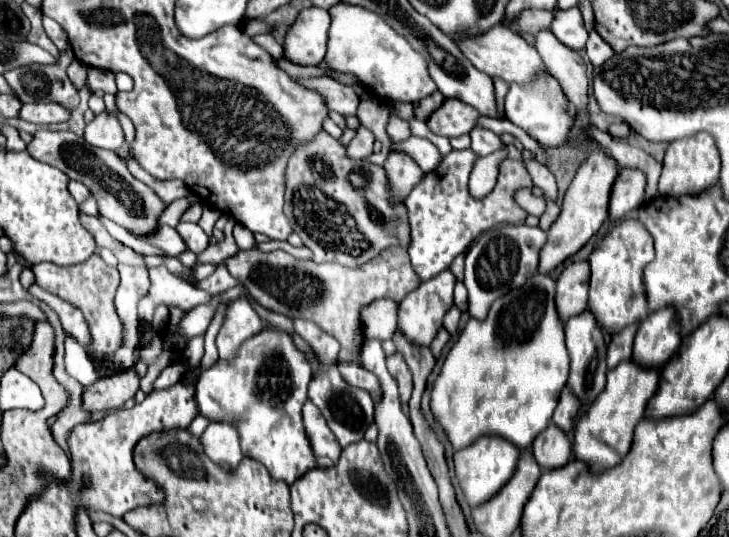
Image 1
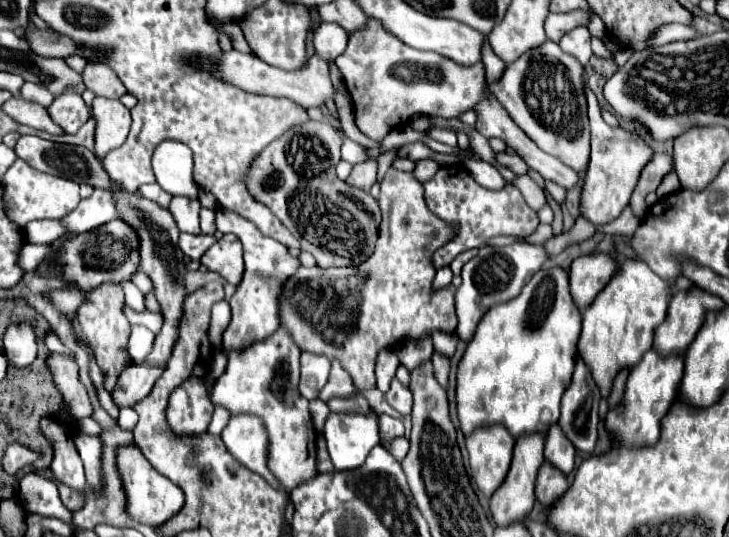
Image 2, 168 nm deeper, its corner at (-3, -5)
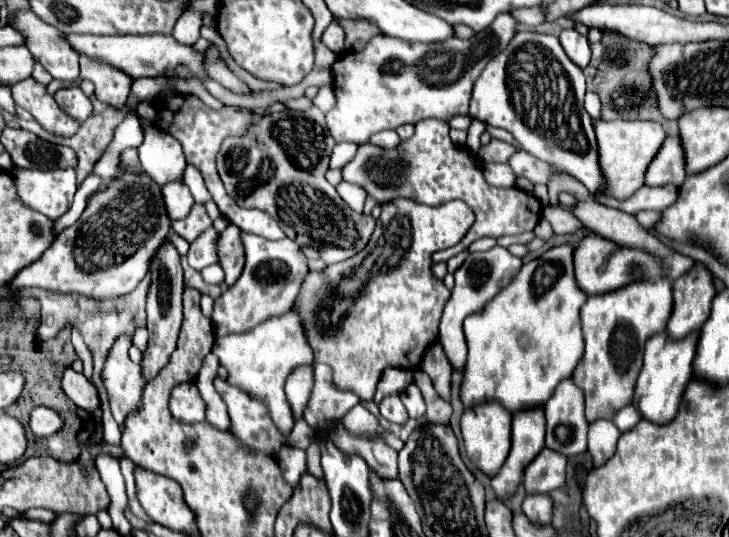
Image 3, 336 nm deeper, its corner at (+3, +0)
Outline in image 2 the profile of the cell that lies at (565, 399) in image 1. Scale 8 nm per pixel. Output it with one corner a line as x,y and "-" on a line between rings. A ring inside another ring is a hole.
552,425
550,433
546,435
546,461
560,473
568,475
574,469
574,453
574,447
562,437
562,429

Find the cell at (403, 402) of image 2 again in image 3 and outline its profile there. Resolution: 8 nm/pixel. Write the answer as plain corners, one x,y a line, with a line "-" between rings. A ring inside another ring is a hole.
390,394
390,396
386,396
386,398
380,402
380,414
382,414
386,420
398,422
398,424
402,424
402,422
408,418
406,408
404,408
404,404
400,402
400,398
398,398
396,394

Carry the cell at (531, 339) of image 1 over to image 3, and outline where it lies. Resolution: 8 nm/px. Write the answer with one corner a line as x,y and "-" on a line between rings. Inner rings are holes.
556,246
544,252
540,258
530,260
504,288
504,292
492,298
480,312
474,312
464,320
464,334
468,344
468,358
460,386
460,400
464,410
476,408
484,402
500,402
512,414
528,408
542,408
552,396
556,384
572,374
584,354
578,312
588,298
576,286
572,250
572,246

